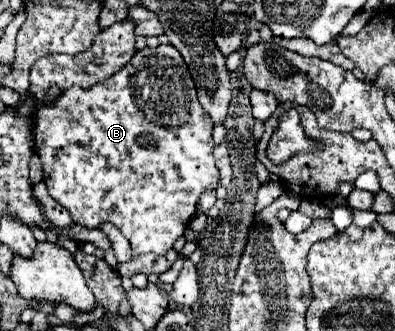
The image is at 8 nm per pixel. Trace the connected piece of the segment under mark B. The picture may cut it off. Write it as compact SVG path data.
M159 44L157 48L143 48L143 50L135 52L131 62L125 64L125 68L121 68L117 74L113 74L103 84L95 84L89 90L83 90L79 86L71 86L69 90L65 90L55 100L55 104L41 106L35 114L35 152L41 158L43 182L49 190L49 194L63 208L67 208L71 212L71 218L73 218L75 224L83 224L87 228L99 228L103 222L115 224L121 230L121 234L131 242L133 256L147 254L147 252L153 252L157 256L165 256L173 248L175 240L185 234L185 230L189 226L189 220L197 212L197 202L199 202L201 194L209 186L219 184L219 170L215 166L213 146L215 144L213 144L211 116L207 116L207 112L203 112L203 106L197 100L197 92L195 92L195 84L191 80L191 72L187 72L187 64L183 62L177 48L171 46L171 44Z

